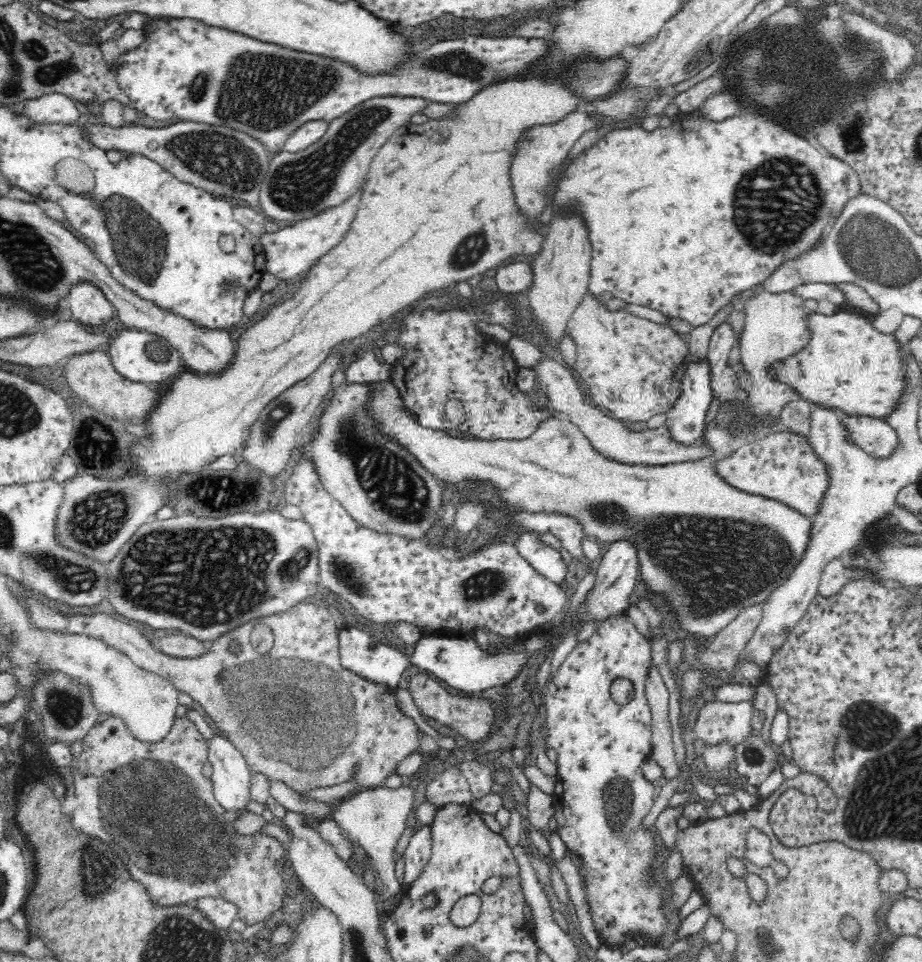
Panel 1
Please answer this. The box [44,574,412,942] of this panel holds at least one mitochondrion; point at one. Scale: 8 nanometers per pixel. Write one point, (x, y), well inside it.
(179, 833)

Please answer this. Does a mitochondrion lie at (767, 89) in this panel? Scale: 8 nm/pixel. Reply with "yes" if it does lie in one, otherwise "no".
yes

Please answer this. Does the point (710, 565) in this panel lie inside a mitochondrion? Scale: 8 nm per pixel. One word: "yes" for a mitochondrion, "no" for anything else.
yes

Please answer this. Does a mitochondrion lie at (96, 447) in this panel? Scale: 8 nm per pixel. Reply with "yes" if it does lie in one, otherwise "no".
yes

